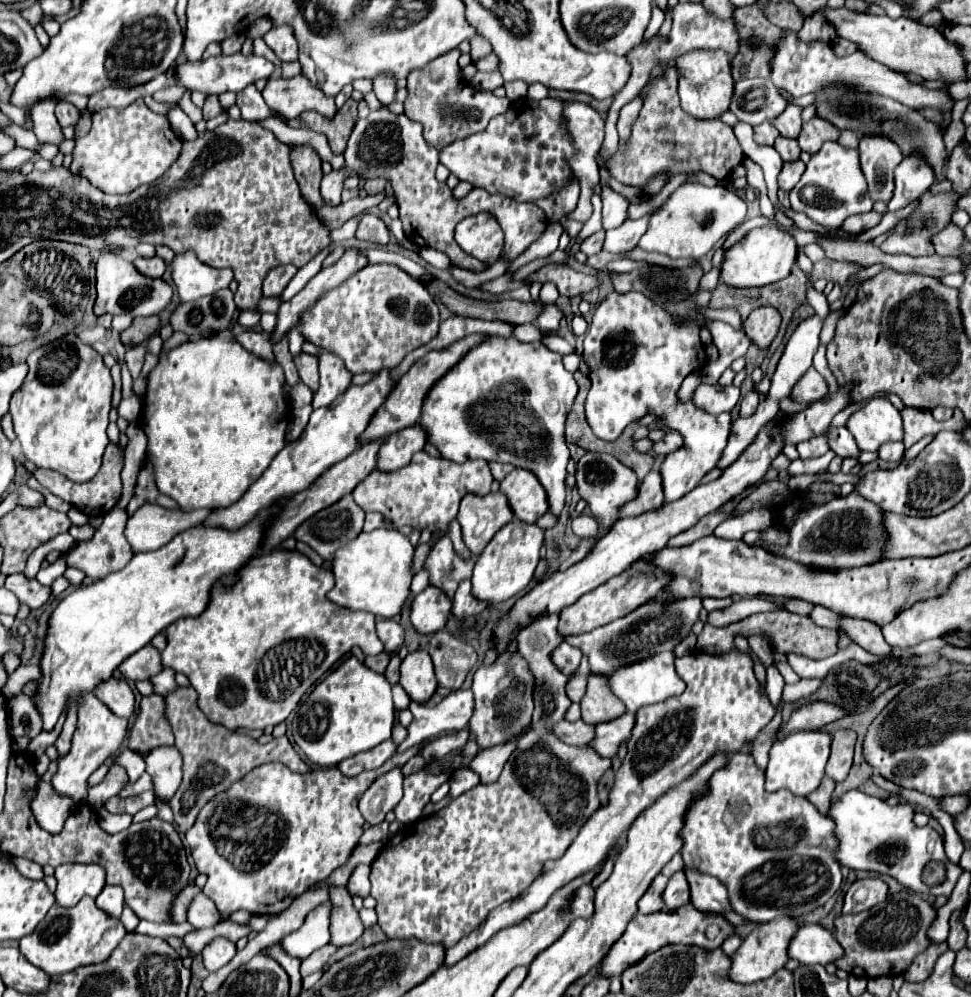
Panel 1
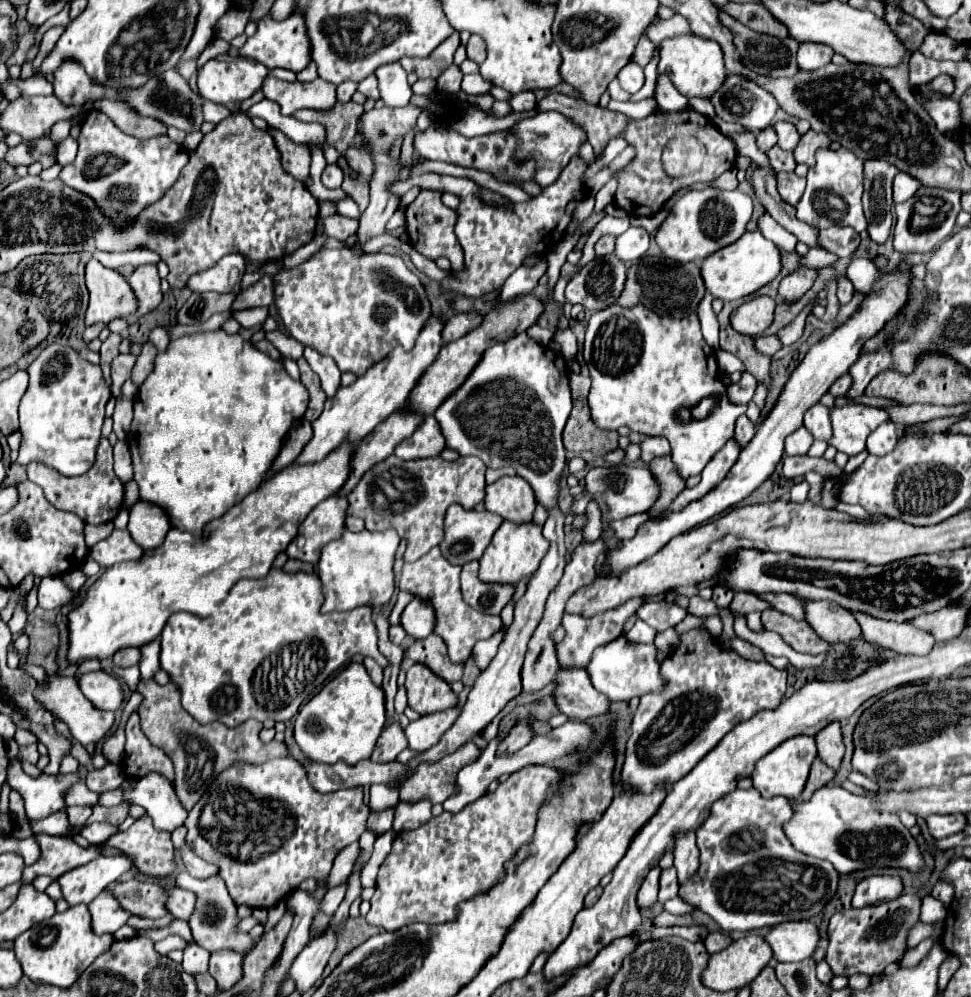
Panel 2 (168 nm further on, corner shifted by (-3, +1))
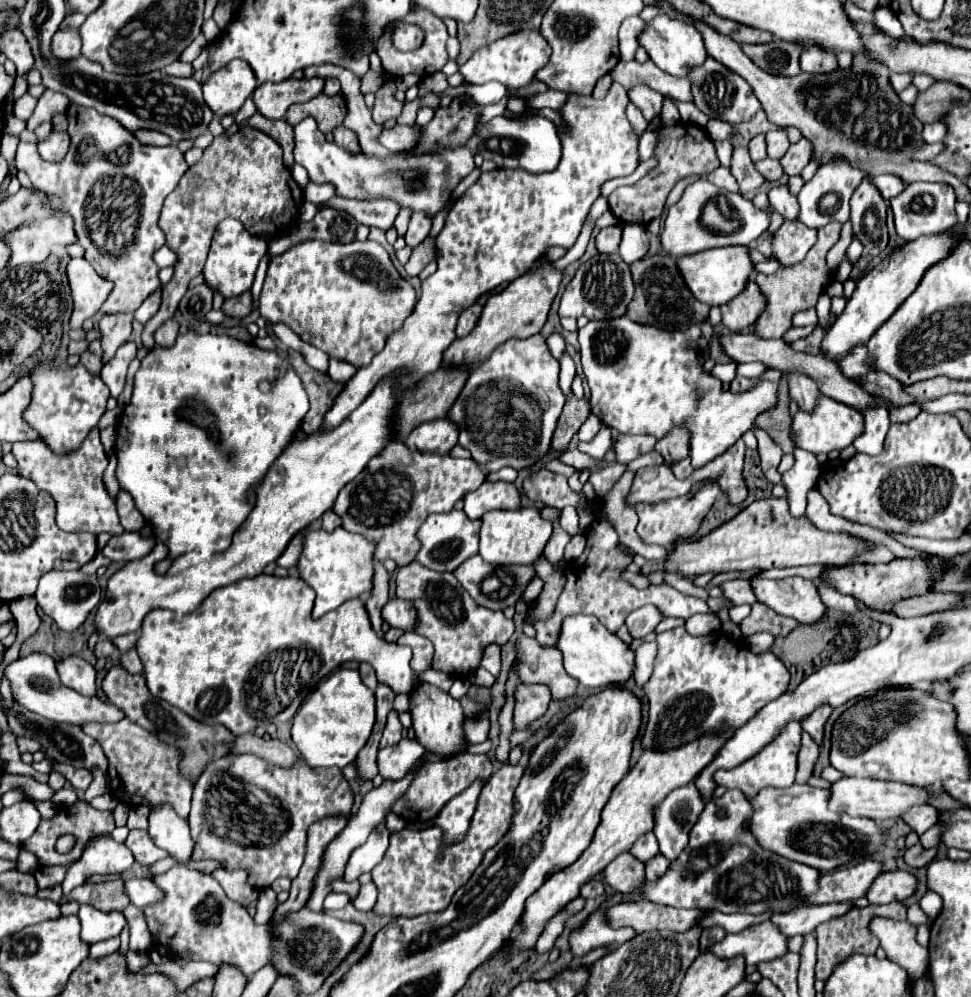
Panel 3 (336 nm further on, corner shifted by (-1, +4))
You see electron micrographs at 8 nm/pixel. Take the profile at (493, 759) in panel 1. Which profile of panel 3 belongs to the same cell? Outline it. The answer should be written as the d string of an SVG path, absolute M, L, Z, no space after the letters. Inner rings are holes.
M518 683L514 689L514 699L514 727L524 729L528 723L546 713L552 695L546 685Z

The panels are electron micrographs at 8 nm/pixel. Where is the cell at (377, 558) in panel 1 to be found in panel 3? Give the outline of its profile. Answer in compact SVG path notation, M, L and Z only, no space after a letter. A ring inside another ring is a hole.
M336 527L334 531L310 529L304 535L304 551L296 567L300 579L304 579L316 593L312 619L326 615L328 611L340 607L344 601L366 595L372 589L372 555L374 543L366 541L362 535L352 535L342 527Z

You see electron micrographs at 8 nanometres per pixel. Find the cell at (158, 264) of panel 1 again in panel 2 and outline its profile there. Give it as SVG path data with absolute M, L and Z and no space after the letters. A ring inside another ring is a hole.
M142 264L136 266L136 270L128 276L128 282L140 302L140 308L134 316L128 316L128 322L136 322L142 314L154 310L160 300L162 300L162 290L160 290L160 276L154 264Z

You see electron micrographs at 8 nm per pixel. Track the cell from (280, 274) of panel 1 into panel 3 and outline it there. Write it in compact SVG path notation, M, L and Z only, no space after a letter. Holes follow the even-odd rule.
M244 293L244 295L234 297L234 299L224 299L222 313L226 317L244 319L246 315L250 315L250 311L252 311L252 295L250 293Z

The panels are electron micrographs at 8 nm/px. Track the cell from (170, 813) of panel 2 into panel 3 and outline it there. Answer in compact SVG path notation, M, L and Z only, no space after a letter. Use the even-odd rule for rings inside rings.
M160 805L150 813L150 827L148 833L152 841L168 851L168 855L176 863L188 863L194 853L194 841L190 837L188 823L174 813L172 807Z

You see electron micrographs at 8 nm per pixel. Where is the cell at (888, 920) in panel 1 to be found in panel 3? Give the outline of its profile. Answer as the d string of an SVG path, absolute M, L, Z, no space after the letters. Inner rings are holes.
M888 903L888 905L870 905L866 909L858 909L854 907L854 911L846 913L844 917L832 919L828 923L822 923L816 927L816 941L818 941L818 961L816 961L816 979L826 981L830 977L830 971L842 963L846 957L854 955L854 953L862 953L862 955L874 955L878 949L878 939L870 933L868 925L872 917L886 917L886 919L896 919L896 921L904 921L906 919L906 907L902 903Z

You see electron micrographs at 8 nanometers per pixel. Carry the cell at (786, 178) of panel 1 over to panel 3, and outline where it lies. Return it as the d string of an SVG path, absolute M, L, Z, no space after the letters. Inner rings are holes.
M778 185L778 187L772 187L768 191L768 197L770 197L770 205L784 217L784 219L790 219L794 221L798 217L798 201L794 195L788 193L788 187L786 185Z

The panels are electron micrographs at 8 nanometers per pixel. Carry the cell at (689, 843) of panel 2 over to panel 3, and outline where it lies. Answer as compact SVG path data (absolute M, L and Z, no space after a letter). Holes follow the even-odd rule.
M690 781L666 795L662 805L654 809L652 833L658 839L660 853L668 861L674 861L688 845L688 835L698 821L704 805L706 801L702 799L694 781Z

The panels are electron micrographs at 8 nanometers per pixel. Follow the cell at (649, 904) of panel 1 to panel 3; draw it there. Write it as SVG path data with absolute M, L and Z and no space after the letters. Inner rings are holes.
M622 853L602 873L604 873L606 883L614 891L618 891L618 893L630 893L644 879L644 863L640 863L630 853Z

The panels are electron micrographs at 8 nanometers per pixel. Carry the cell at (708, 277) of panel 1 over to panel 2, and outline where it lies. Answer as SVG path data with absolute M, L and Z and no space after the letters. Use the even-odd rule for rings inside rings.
M704 294L696 314L698 314L700 324L702 324L704 340L716 350L718 348L718 320L716 320L716 314L712 310L712 294Z

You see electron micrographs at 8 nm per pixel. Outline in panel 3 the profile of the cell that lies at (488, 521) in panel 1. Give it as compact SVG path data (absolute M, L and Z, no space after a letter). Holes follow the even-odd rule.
M452 509L450 513L428 515L424 525L418 529L418 541L422 543L422 547L414 559L434 571L454 571L458 563L478 553L478 531L480 521L470 521L464 511Z

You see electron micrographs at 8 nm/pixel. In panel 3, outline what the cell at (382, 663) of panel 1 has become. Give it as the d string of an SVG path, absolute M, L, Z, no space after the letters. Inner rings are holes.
M360 663L360 677L362 677L362 683L368 687L368 689L376 689L376 675L374 675L374 669L368 665L368 663Z

